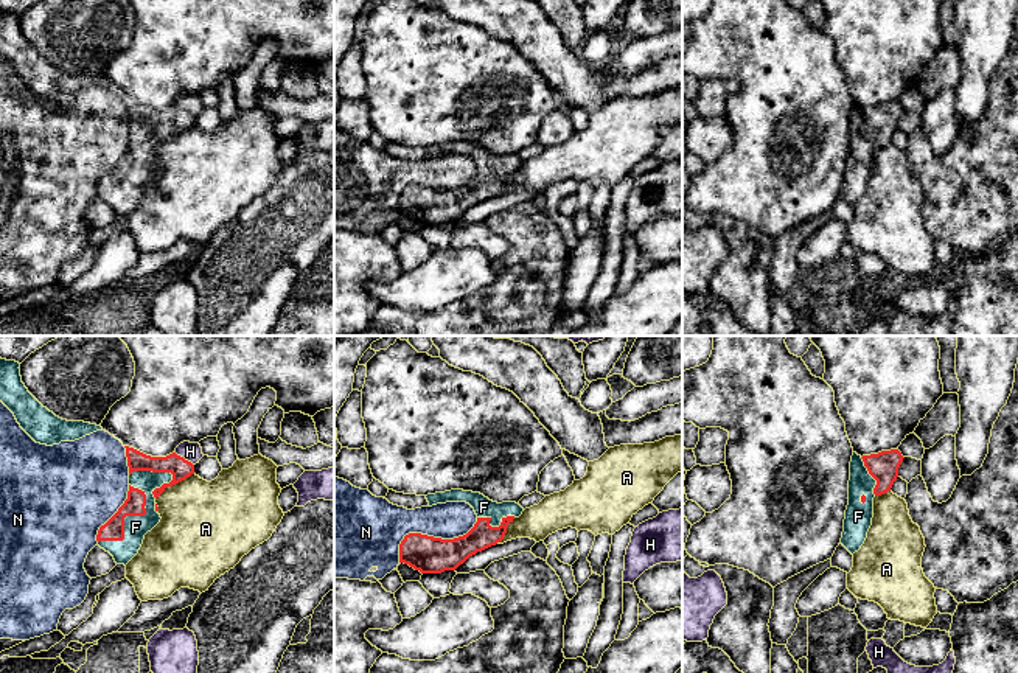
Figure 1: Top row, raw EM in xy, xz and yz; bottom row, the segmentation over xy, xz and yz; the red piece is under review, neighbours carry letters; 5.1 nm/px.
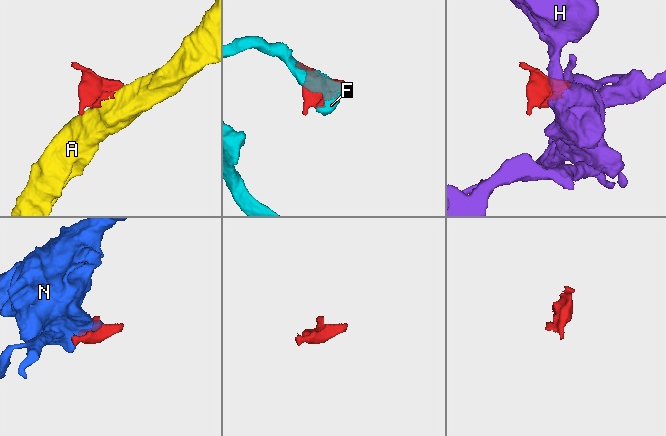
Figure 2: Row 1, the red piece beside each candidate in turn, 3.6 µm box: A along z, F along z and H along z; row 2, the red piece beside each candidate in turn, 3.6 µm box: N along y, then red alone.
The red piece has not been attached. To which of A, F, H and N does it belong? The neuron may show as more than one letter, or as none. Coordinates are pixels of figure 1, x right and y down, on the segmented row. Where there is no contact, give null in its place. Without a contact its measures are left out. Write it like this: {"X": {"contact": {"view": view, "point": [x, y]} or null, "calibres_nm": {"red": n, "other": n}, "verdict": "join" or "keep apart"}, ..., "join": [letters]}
{"A": {"contact": {"view": "xy", "point": [174, 484]}, "calibres_nm": {"red": 110, "other": 440}, "verdict": "keep apart"}, "F": {"contact": {"view": "xy", "point": [123, 519]}, "calibres_nm": {"red": 110, "other": 120}, "verdict": "join"}, "H": {"contact": {"view": "xy", "point": [182, 457]}, "calibres_nm": {"red": 110, "other": 100}, "verdict": "keep apart"}, "N": {"contact": {"view": "xz", "point": [429, 537]}, "calibres_nm": {"red": 190, "other": 240}, "verdict": "keep apart"}, "join": ["F"]}

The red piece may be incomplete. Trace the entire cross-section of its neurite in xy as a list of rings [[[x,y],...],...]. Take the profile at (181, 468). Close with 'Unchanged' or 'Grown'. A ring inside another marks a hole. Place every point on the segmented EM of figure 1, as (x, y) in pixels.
[[[124,448],[129,466],[127,499],[99,527],[96,541],[117,564],[126,566],[138,553],[145,535],[162,519],[155,499],[168,486],[194,474],[194,465],[176,452],[166,457],[151,457],[134,448]]]. Grown

